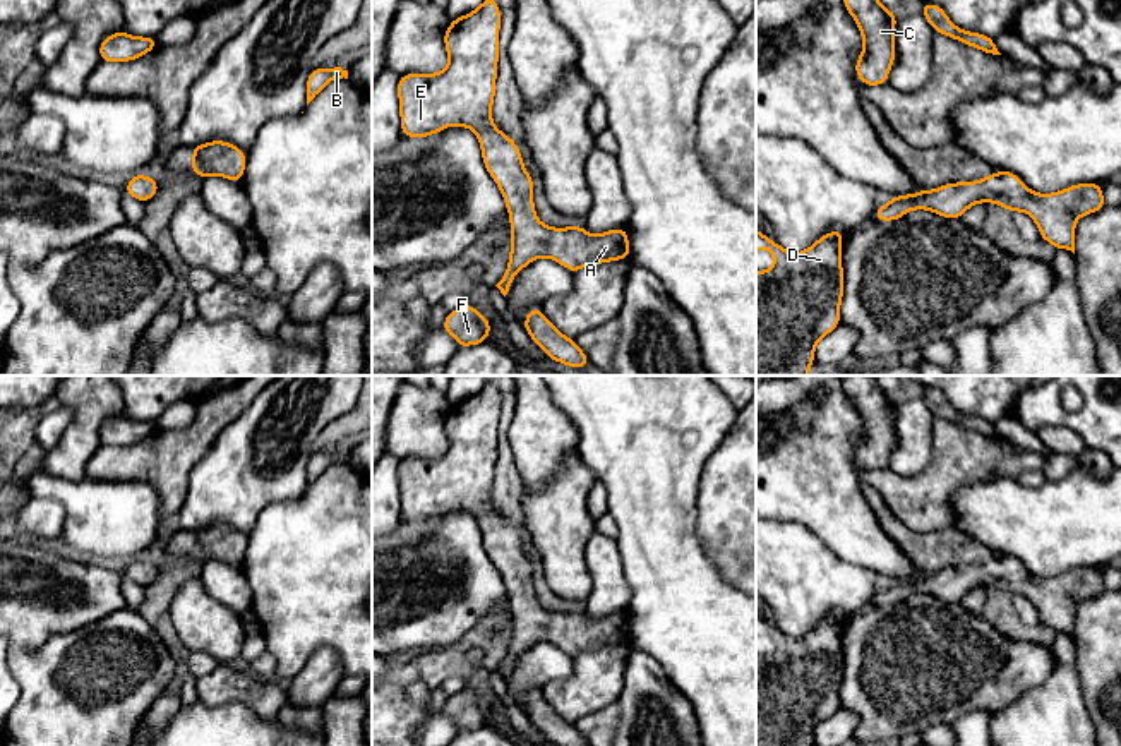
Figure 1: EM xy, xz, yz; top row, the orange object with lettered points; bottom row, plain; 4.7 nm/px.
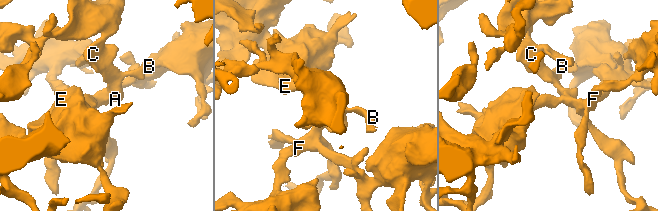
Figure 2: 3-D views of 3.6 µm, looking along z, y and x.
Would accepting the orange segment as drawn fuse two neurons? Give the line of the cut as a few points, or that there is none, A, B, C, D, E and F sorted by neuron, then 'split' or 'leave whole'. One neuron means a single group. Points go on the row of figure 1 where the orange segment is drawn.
no cut; A B C D E F; leave whole

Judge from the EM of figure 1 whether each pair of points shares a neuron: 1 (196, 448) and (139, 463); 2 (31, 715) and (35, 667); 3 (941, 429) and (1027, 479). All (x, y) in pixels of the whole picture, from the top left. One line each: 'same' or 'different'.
1: same
2: same
3: different

